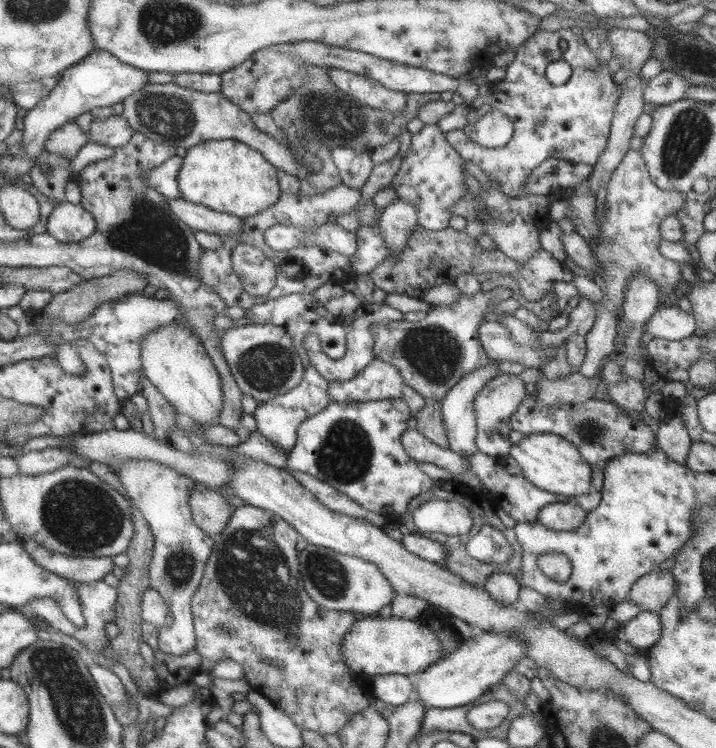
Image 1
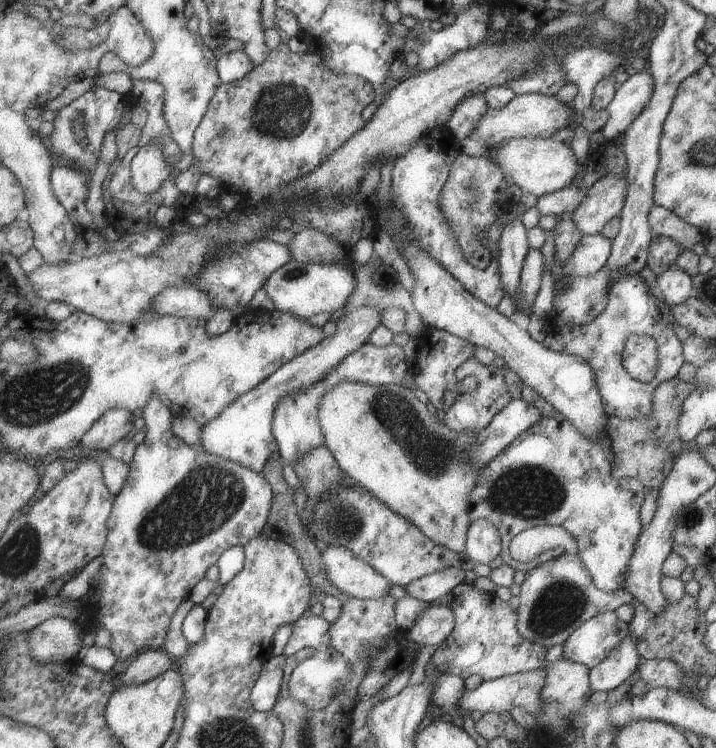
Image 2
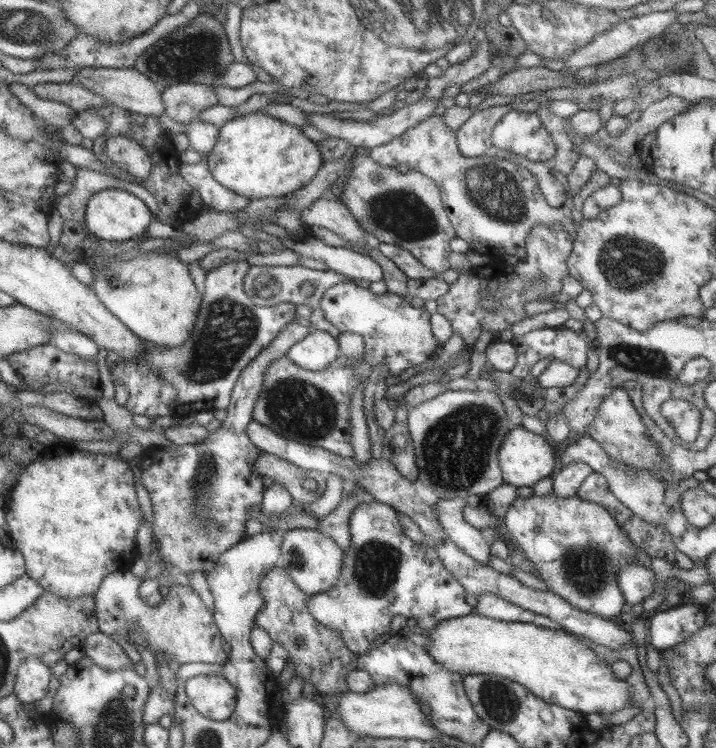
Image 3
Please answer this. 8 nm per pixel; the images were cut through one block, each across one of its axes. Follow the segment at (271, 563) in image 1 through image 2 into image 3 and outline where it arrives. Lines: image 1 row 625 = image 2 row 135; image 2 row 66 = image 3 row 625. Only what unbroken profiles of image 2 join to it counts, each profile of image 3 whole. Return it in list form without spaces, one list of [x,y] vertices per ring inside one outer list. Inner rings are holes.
[[[281,565],[270,568],[261,577],[259,594],[263,599],[261,610],[253,616],[254,626],[264,630],[272,643],[281,645],[291,660],[294,675],[299,675],[304,683],[313,686],[316,693],[339,695],[348,691],[345,675],[355,669],[357,656],[345,648],[341,634],[317,622],[308,611],[307,595],[289,578]]]

